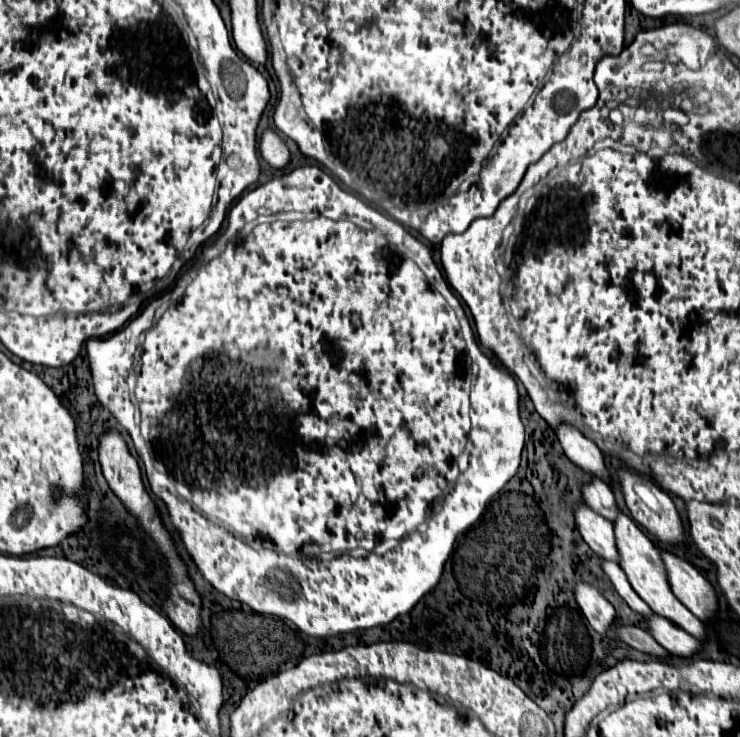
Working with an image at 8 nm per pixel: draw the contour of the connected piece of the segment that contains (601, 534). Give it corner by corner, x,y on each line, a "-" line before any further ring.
577,504
575,508
575,522
583,536
583,540
589,544
589,548
605,560
619,562
619,552
615,544
613,524
605,520
603,516
595,514
587,504

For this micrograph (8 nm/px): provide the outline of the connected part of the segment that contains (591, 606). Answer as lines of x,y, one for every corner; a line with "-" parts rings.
577,584
575,590
575,598
577,604
583,612
583,616
587,618
587,622
591,624
593,630
597,630
599,634
605,634
613,622
615,622
615,608
603,598
603,594
591,586
591,584

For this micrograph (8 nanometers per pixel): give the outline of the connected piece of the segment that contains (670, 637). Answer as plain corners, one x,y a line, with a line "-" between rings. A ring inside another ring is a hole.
651,616
647,620
649,632
651,636
673,656
679,658
691,658
695,652
699,652
701,642
695,640
693,636
689,636
685,630
681,630
679,626
675,626
673,622
669,622
667,618
661,616

